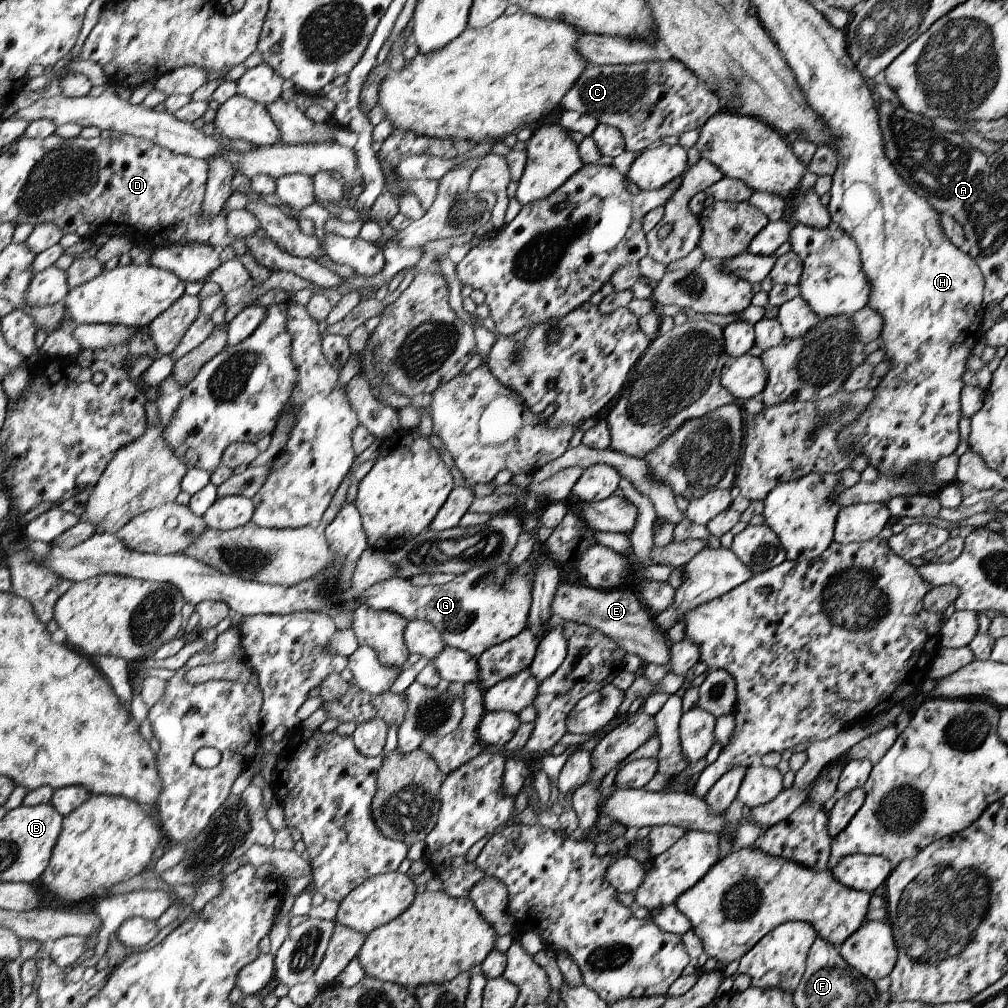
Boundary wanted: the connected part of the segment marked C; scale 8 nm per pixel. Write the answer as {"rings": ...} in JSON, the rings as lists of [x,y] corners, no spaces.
{"rings":[[[675,59],[630,65],[588,65],[560,105],[562,110],[586,114],[598,123],[618,128],[626,151],[631,152],[644,151],[663,138],[698,129],[723,108],[721,99]]]}

